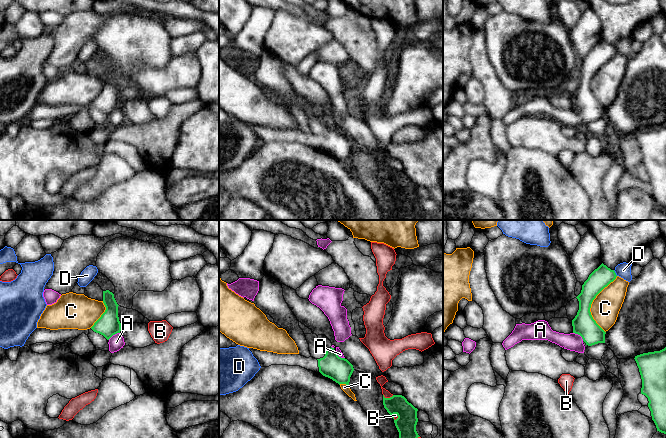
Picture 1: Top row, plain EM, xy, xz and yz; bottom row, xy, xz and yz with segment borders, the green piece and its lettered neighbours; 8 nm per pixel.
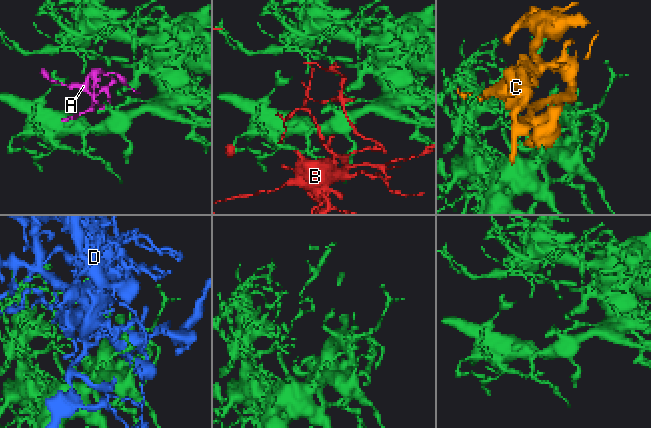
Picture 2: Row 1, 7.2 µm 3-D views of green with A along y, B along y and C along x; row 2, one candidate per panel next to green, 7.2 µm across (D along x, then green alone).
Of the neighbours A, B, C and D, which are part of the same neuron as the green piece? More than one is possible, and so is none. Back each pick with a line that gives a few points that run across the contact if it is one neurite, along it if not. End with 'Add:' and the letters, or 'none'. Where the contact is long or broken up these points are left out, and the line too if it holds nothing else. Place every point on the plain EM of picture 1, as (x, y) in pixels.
A: line yz (583, 100), (583, 106), (579, 110), (573, 118)
Add: A

